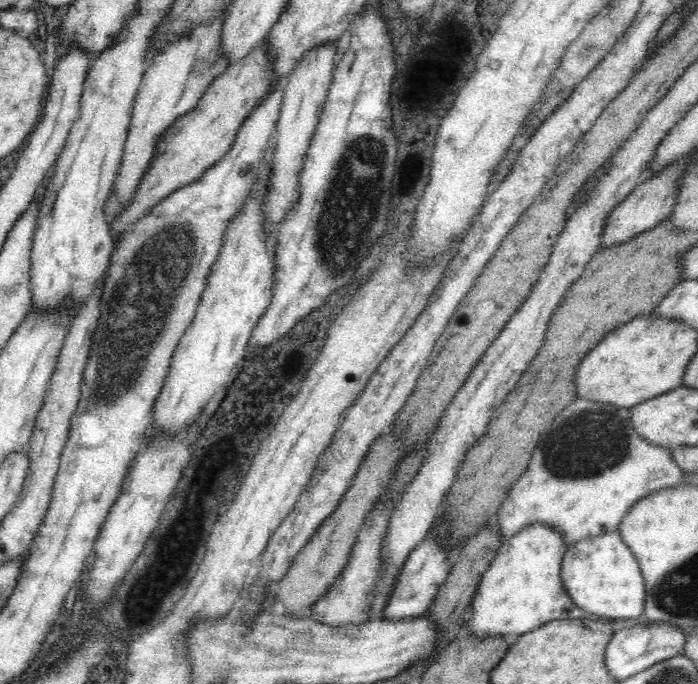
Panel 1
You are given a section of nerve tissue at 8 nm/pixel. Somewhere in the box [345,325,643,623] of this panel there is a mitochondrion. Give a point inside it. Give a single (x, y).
(597, 441)

